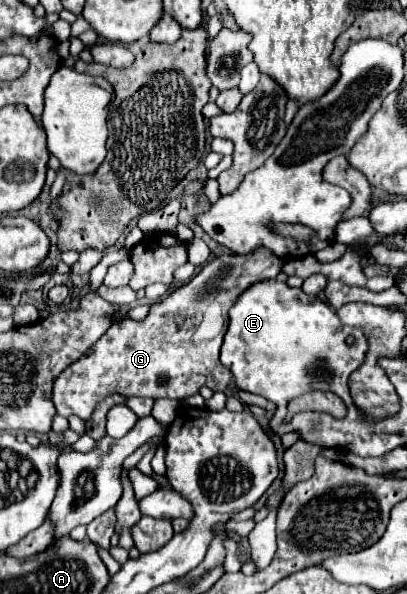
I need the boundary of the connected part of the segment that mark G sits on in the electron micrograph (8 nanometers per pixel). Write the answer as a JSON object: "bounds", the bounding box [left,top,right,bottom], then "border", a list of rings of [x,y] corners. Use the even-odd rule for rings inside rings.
{"bounds":[53,247,283,421],"border":[[[257,247],[251,255],[221,253],[205,263],[189,283],[151,305],[143,321],[129,317],[115,319],[91,351],[55,379],[53,403],[57,413],[63,417],[79,415],[87,421],[97,403],[115,393],[123,397],[183,401],[197,395],[203,385],[213,391],[225,391],[233,377],[219,361],[219,349],[229,323],[227,311],[247,287],[277,277],[283,263],[283,259],[271,255],[265,247]],[[159,377],[165,377],[167,383],[159,383]]]}

